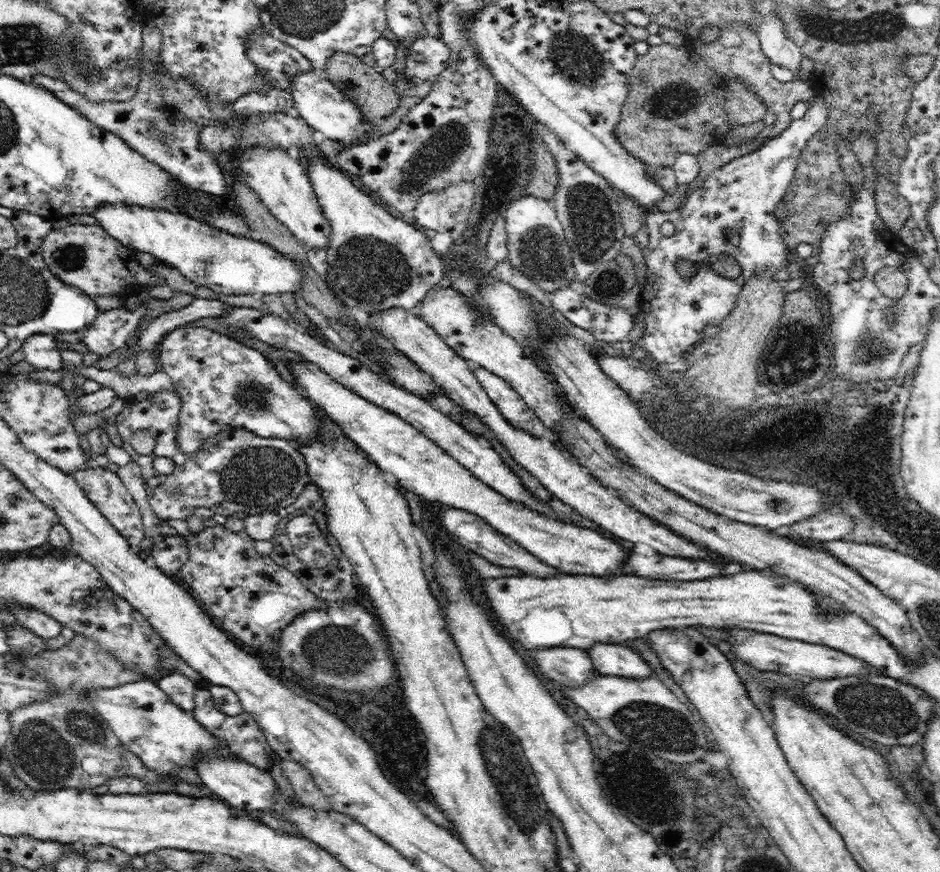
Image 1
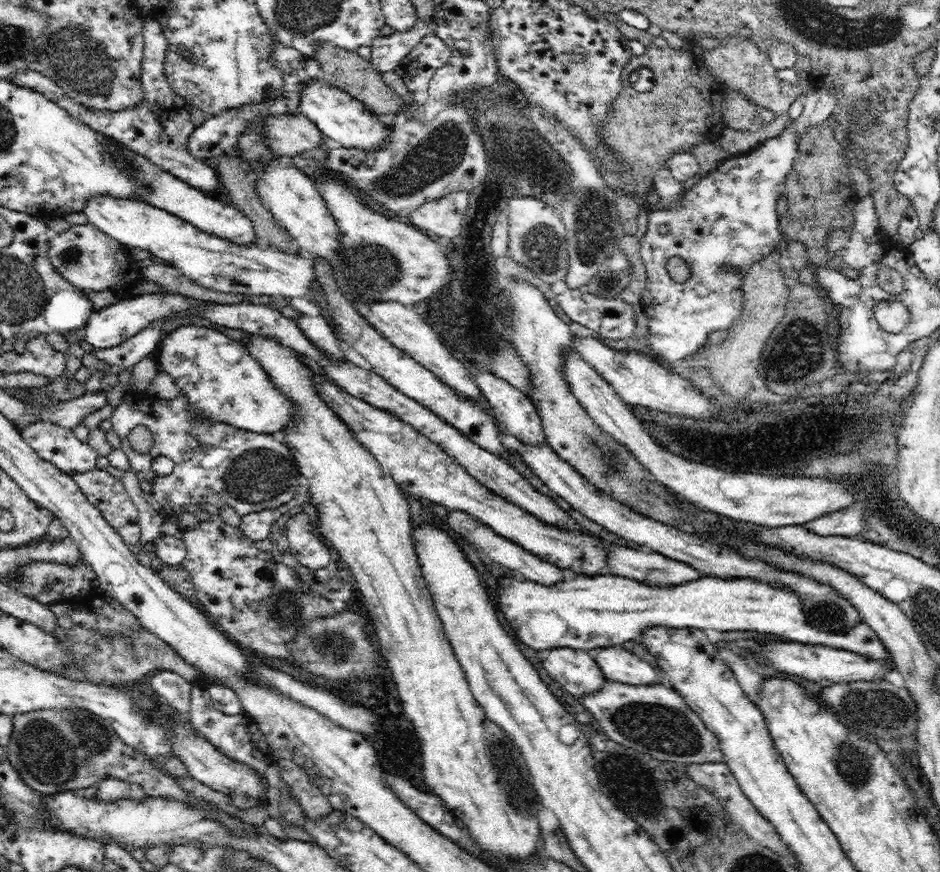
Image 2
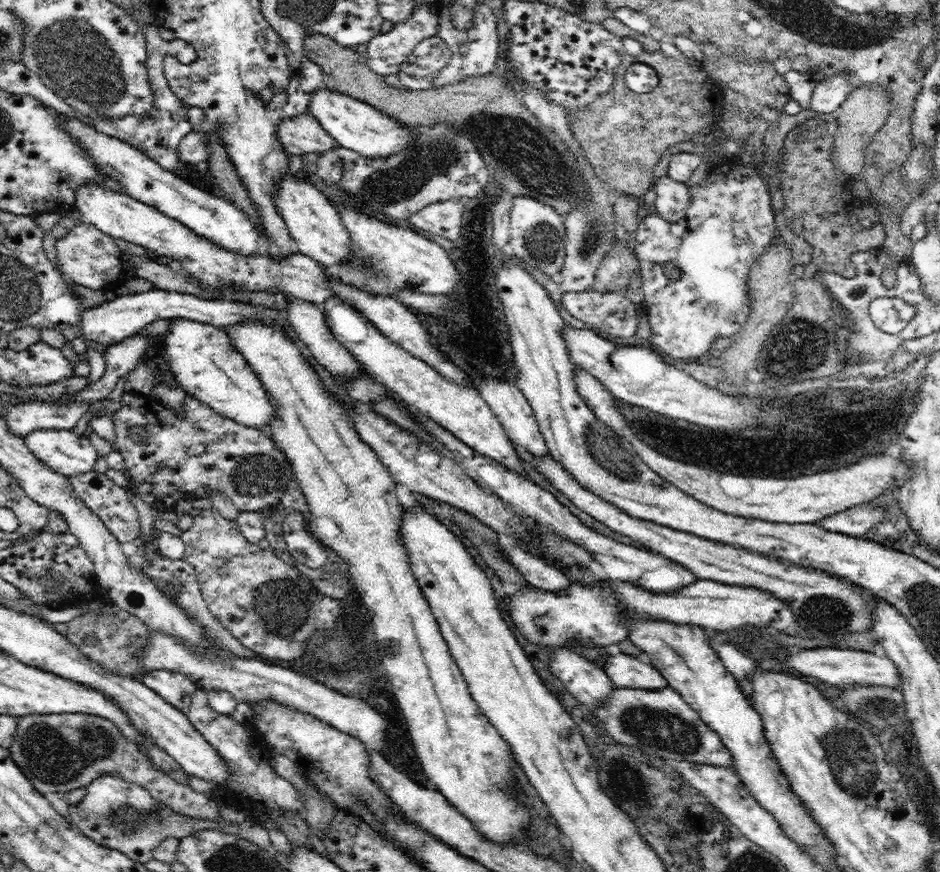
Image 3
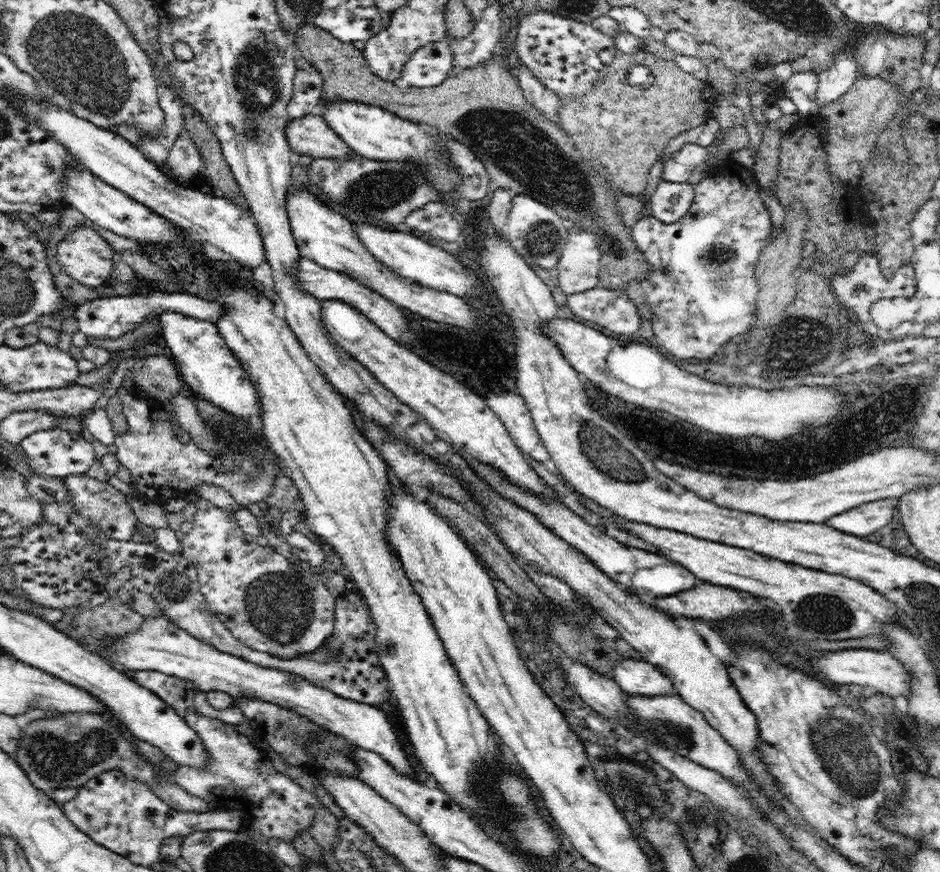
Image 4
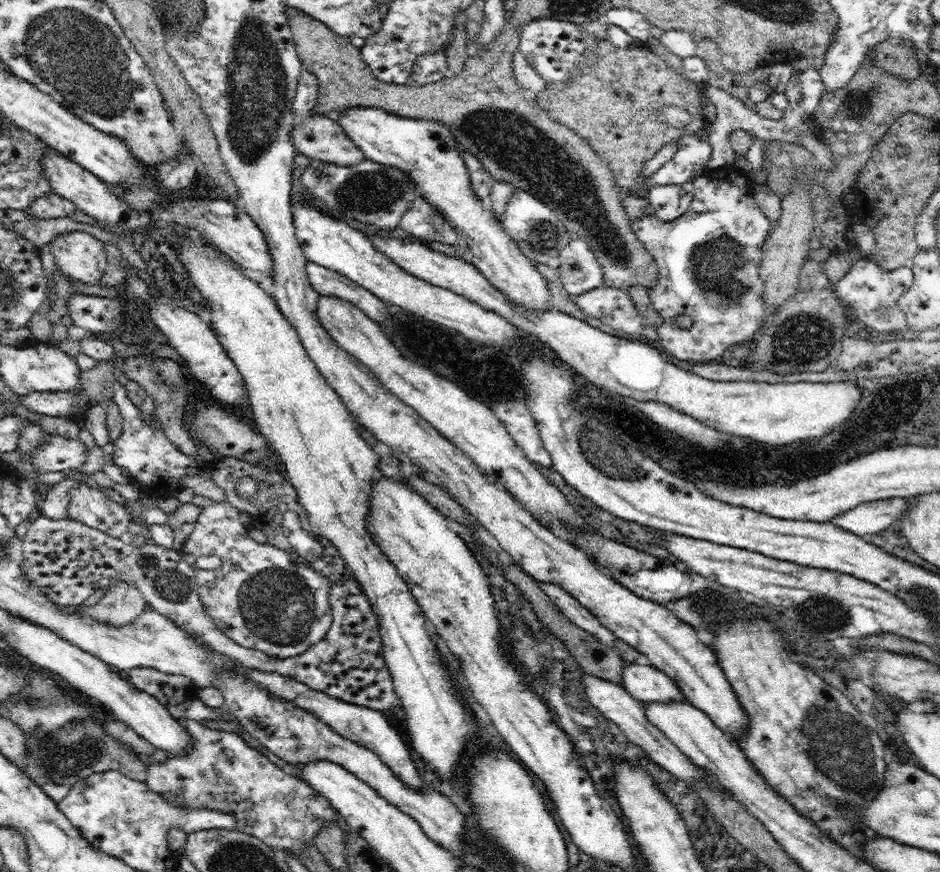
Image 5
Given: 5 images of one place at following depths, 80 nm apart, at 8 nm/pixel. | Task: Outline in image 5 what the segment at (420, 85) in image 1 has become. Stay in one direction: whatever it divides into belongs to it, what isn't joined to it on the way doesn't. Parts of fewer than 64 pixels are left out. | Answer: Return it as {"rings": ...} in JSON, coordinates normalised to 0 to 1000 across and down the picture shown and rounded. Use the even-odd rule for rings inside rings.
{"rings":[[[473,54],[467,55],[463,61],[451,61],[446,64],[437,83],[437,92],[443,97],[466,94],[477,84],[477,65]]]}

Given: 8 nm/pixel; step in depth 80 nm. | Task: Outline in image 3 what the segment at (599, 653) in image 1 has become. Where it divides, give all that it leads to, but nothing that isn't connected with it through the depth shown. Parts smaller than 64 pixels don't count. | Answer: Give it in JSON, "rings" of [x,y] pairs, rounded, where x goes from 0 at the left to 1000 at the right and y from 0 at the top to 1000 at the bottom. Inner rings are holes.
{"rings":[[[662,748],[656,752],[647,751],[641,767],[657,789],[703,790],[711,786],[704,772],[686,755]]]}

